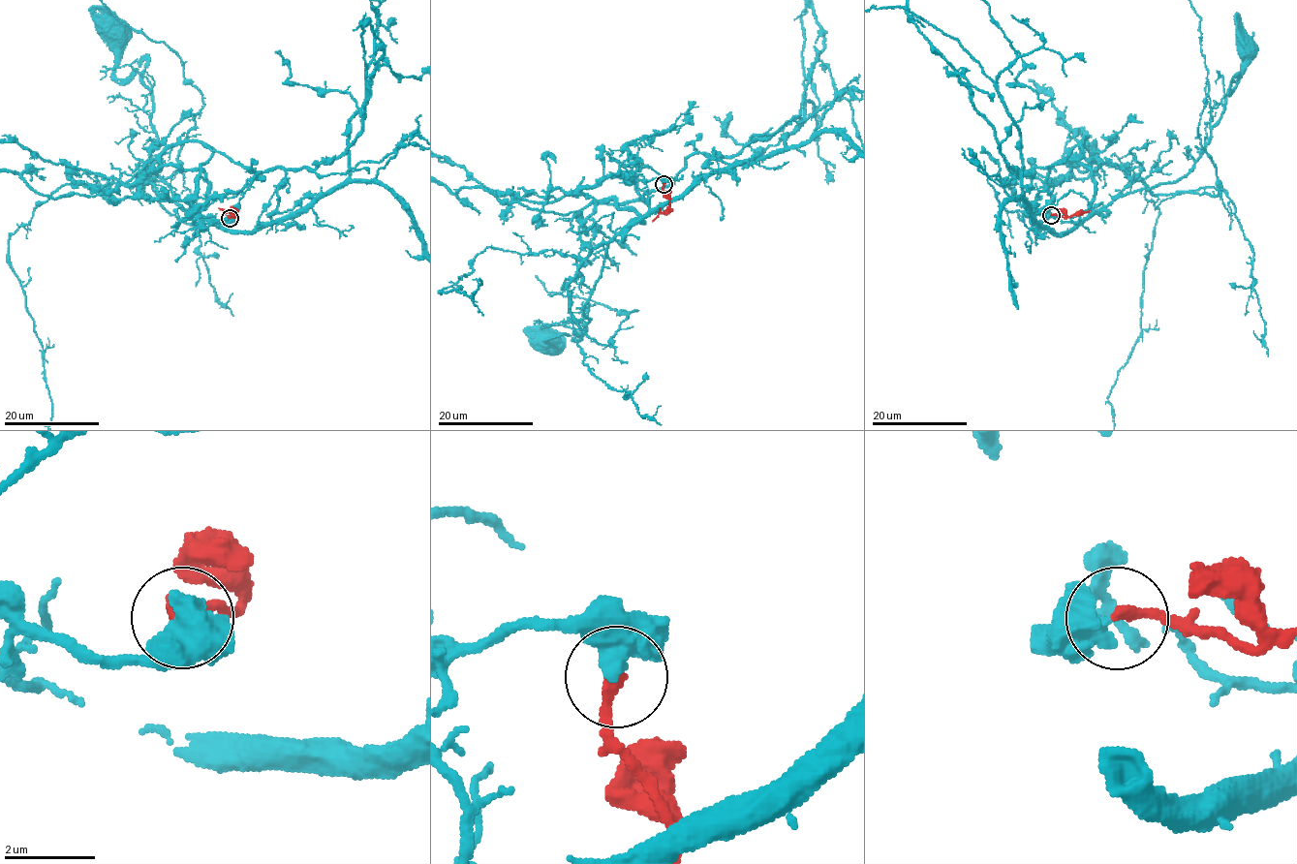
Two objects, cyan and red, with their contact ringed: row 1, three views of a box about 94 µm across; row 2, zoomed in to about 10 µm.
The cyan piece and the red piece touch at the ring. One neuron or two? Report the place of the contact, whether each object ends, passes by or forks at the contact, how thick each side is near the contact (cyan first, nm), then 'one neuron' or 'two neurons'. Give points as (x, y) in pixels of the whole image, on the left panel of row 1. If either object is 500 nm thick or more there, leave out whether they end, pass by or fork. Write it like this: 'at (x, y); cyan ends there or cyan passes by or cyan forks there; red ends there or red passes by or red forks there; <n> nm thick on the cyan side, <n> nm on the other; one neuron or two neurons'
at (230, 218); cyan passes by; red ends there; 440 nm thick on the cyan side, 280 nm on the other; one neuron

